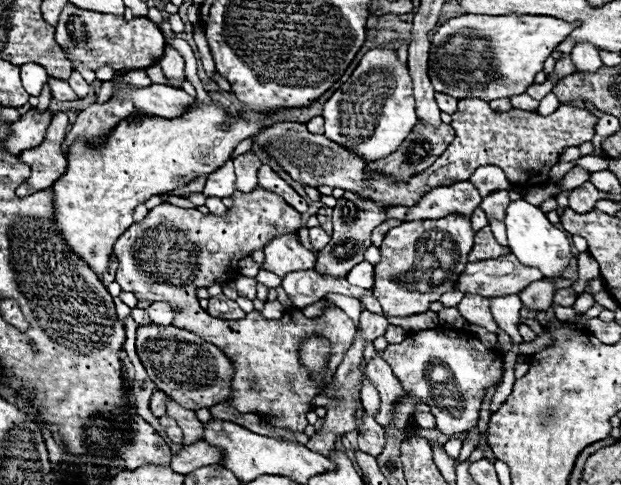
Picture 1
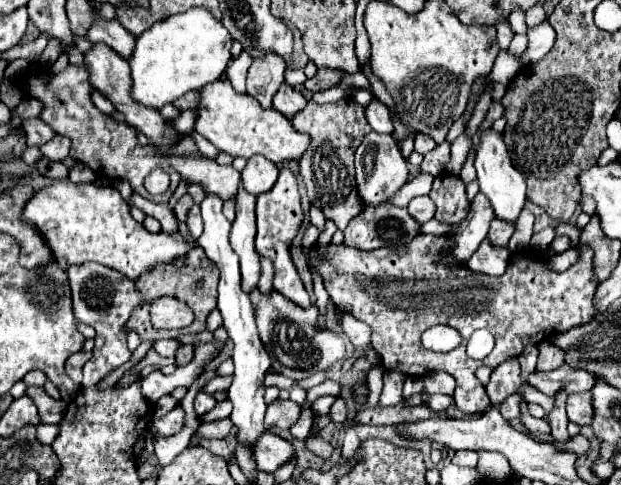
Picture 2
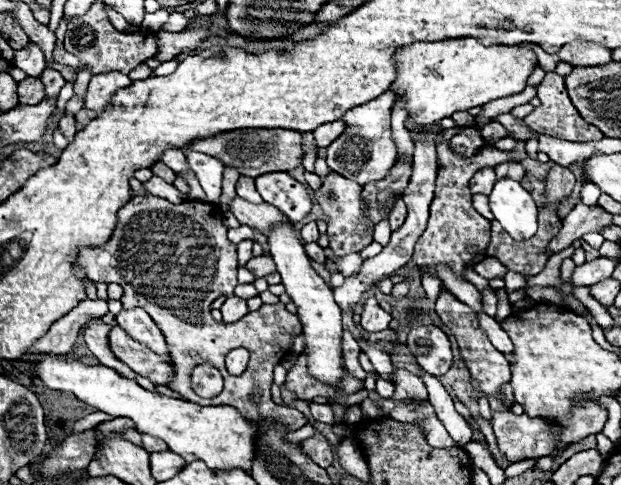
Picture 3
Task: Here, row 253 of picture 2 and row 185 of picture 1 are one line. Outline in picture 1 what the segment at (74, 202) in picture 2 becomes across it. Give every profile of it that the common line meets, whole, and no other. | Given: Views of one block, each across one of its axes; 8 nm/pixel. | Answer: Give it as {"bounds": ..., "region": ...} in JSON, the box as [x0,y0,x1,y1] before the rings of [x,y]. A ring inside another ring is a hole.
{"bounds":[52,100,264,278],"region":[[[196,100],[178,118],[144,114],[132,122],[120,120],[120,124],[106,136],[104,142],[92,144],[86,138],[78,138],[72,142],[68,152],[66,174],[62,174],[60,180],[52,184],[52,192],[54,192],[52,200],[56,212],[54,222],[64,242],[70,244],[72,252],[76,252],[76,256],[82,258],[96,272],[98,278],[102,278],[102,274],[110,266],[112,246],[118,240],[118,236],[126,232],[126,228],[130,228],[132,212],[138,204],[146,202],[152,194],[160,194],[160,192],[164,194],[176,188],[184,188],[190,180],[198,176],[208,176],[210,172],[218,170],[226,160],[230,160],[230,154],[234,152],[236,144],[258,134],[264,128],[264,124],[260,122],[250,122],[246,118],[234,118],[234,116],[230,116],[230,124],[222,128],[226,116],[228,112],[222,108],[220,102],[206,104]]]}

